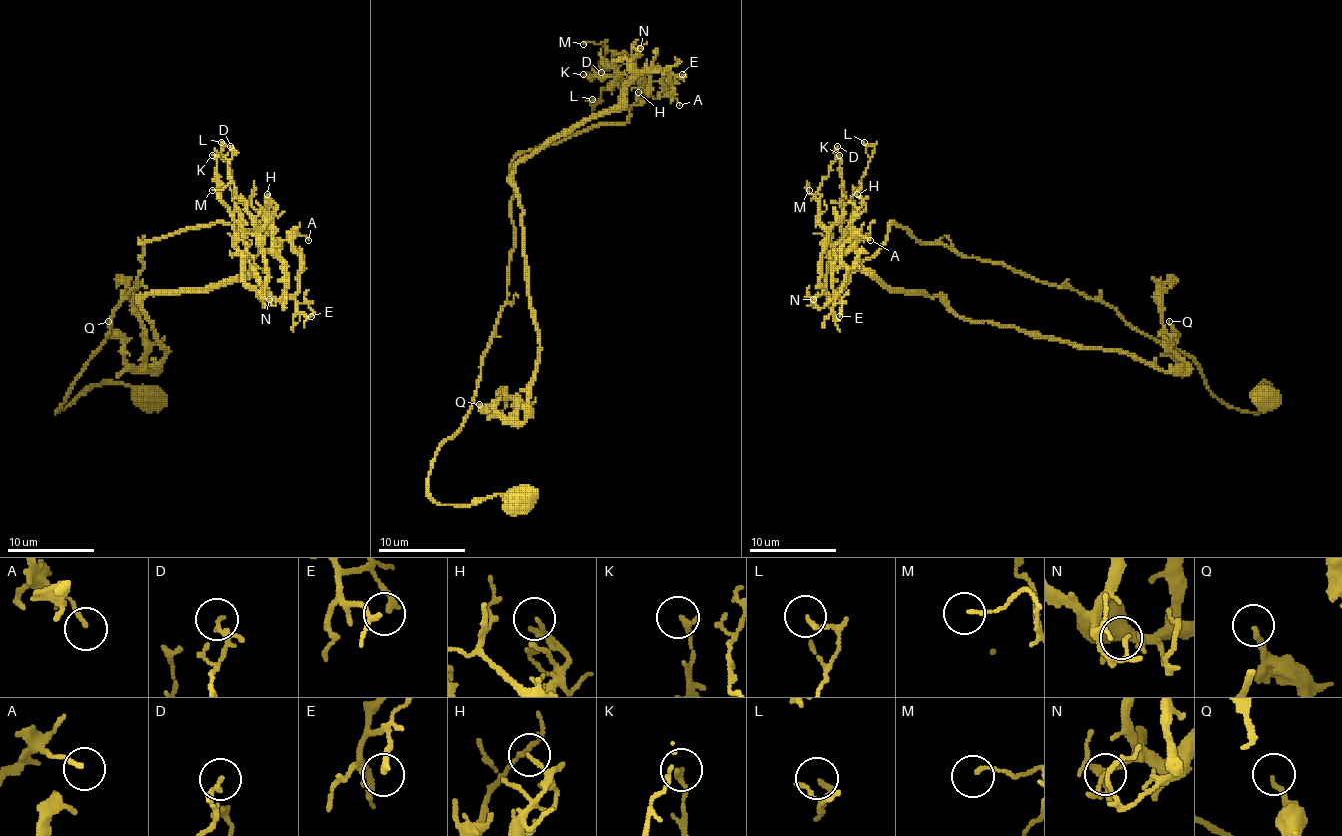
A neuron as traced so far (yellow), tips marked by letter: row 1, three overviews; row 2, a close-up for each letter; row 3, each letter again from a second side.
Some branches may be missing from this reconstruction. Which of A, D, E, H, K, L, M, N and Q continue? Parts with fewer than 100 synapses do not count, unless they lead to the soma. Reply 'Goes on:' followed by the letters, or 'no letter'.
Goes on: no letter

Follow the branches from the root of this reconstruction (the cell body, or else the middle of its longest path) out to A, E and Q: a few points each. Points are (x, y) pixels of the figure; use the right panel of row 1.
A: (1263, 401), (1267, 384), (1261, 412), (1228, 408), (1112, 308), (896, 222), (837, 299), (842, 246), (870, 240)
E: (1263, 401), (1267, 384), (1261, 412), (1228, 408), (1191, 358), (1112, 308), (896, 222), (835, 299), (839, 316)
Q: (1263, 401), (1228, 408), (1112, 308), (896, 222), (861, 264), (1187, 373), (1169, 321)

